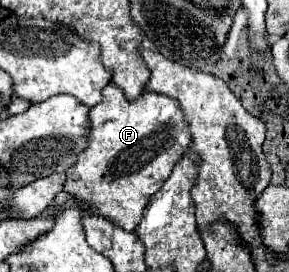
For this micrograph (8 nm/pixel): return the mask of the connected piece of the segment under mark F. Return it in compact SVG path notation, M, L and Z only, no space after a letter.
M108 84L102 90L102 102L90 108L90 128L86 142L88 146L76 156L76 162L66 170L64 190L88 204L94 214L118 224L126 232L132 232L138 226L150 196L156 194L158 188L162 188L172 168L186 152L186 146L190 146L190 134L186 130L182 108L172 98L142 92L138 100L128 102L116 86Z

